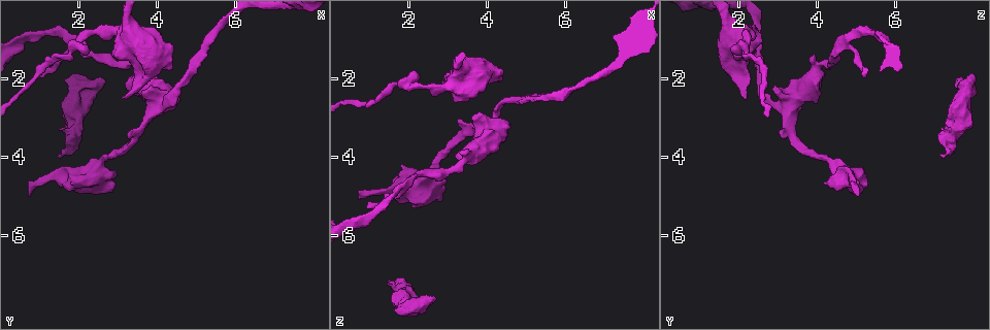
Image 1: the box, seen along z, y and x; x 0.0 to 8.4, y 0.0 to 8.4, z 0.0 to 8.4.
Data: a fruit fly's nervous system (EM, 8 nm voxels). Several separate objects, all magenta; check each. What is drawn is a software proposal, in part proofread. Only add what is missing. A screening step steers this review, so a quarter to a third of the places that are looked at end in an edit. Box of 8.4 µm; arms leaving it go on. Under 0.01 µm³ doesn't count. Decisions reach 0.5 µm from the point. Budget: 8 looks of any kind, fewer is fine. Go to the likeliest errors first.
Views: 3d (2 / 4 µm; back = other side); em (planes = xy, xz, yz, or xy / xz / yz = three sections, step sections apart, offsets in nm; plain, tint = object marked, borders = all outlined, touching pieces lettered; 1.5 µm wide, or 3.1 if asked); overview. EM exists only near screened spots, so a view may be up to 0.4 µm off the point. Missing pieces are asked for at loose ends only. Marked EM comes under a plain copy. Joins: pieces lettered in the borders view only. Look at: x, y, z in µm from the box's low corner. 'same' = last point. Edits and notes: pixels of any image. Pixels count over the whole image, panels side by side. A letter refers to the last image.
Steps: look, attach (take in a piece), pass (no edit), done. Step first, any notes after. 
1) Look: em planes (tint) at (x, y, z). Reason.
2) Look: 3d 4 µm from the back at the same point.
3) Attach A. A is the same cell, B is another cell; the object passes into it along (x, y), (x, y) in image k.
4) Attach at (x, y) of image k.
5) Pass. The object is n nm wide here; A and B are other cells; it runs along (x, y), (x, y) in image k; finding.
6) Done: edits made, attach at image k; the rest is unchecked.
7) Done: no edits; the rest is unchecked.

Look: 3d 4 µm at (4.40, 1.75, 2.00). Free end.

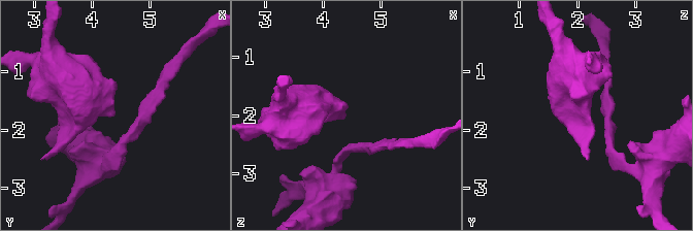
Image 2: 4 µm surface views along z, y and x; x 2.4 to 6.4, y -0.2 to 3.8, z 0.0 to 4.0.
Look: em yz step 4 (tint) at (4.35, 1.75, 2.00).

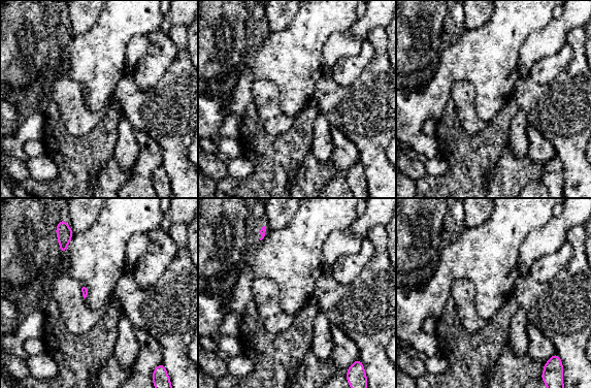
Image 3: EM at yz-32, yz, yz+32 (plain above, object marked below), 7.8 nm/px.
Look: em yz step 4 (borders) at the same point. See the neighbours.

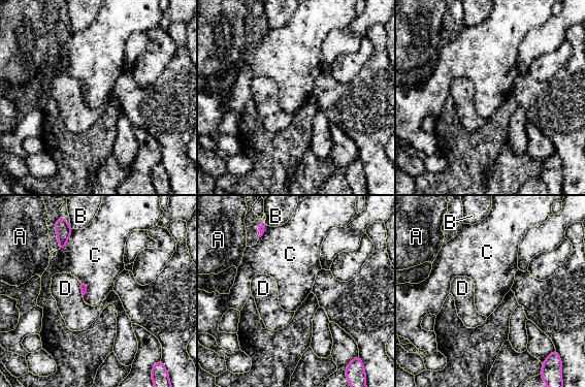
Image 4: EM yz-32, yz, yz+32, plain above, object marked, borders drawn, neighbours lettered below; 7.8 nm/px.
Pass. A, B, C and D are other cells; a border runs along (78, 282), (83, 295) in image 4; no lettered piece goes on from it.

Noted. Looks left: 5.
Look: 3d 2 µm from the back at (2.70, 2.10, 7.55). Free end.

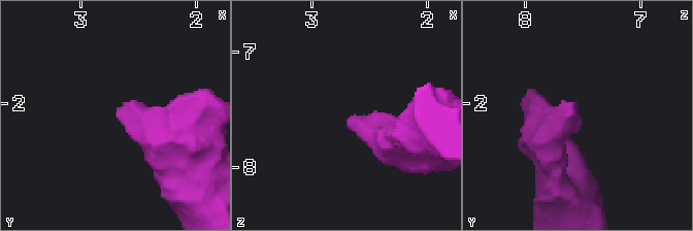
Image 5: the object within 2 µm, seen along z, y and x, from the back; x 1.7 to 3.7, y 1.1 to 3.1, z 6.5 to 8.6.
Look: em xz step 8 (tint) at (2.68, 2.10, 7.56).

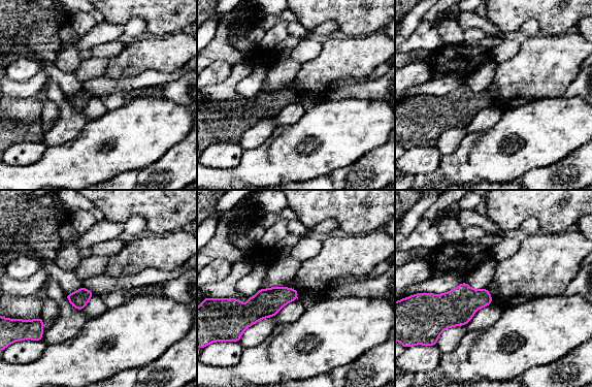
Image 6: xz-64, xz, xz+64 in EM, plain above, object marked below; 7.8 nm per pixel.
Look: em planes (borders) at the same point. Cut it another way.

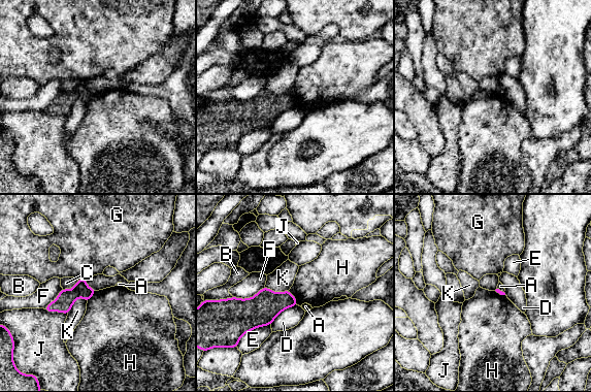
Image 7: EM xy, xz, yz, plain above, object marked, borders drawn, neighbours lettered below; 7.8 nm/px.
Pass. A, B, C, D, E, F, G, H, J and K are other cells; it runs along (91, 291), (76, 291), (48, 308) in image 7; no lettered piece goes on from it.

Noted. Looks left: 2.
Look: em planes (borders) at (1.05, 2.00, 5.25).

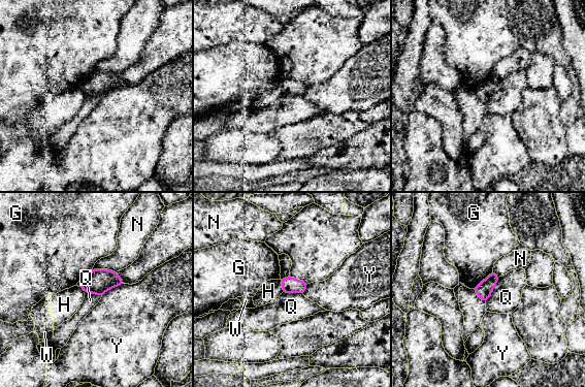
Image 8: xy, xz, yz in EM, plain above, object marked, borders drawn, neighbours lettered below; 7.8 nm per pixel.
Pass. G, H, N, Q, W and Y are other cells; a border runs along (499, 277), (490, 296), (485, 301) in image 8; none of them fits.

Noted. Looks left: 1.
Done: no edits; the rest is unchecked.

